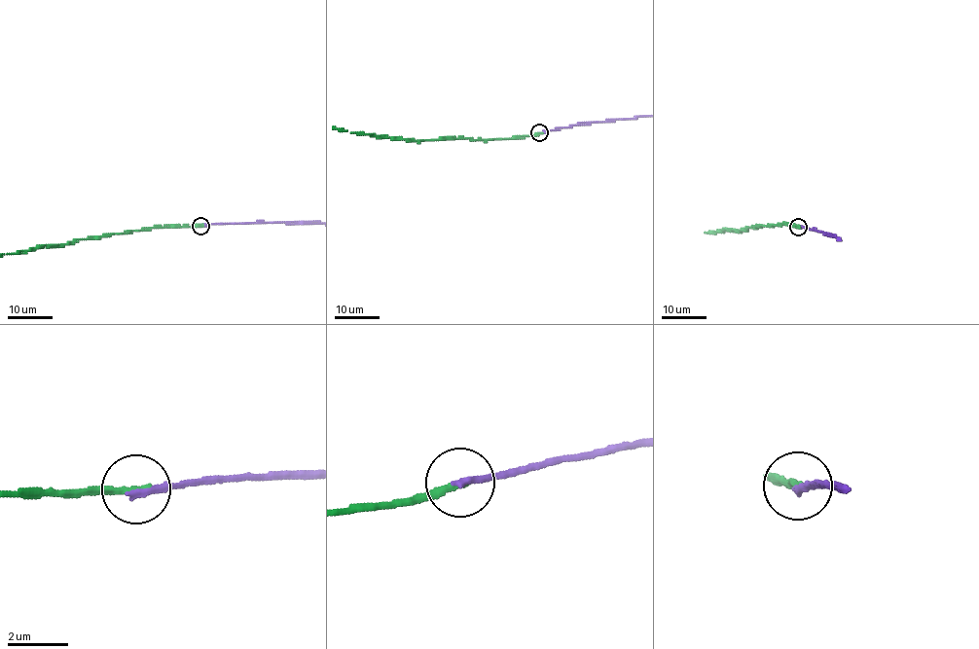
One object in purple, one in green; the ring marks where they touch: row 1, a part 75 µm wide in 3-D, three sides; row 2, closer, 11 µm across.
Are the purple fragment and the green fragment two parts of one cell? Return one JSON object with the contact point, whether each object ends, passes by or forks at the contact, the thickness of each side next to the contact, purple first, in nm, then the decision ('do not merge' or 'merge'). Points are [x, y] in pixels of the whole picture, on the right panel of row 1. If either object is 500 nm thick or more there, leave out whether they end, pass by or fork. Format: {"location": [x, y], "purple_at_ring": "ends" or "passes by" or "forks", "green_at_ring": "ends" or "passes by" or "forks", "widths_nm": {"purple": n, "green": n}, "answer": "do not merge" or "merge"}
{"location": [798, 227], "purple_at_ring": "ends", "green_at_ring": "ends", "widths_nm": {"purple": 240, "green": 220}, "answer": "merge"}

